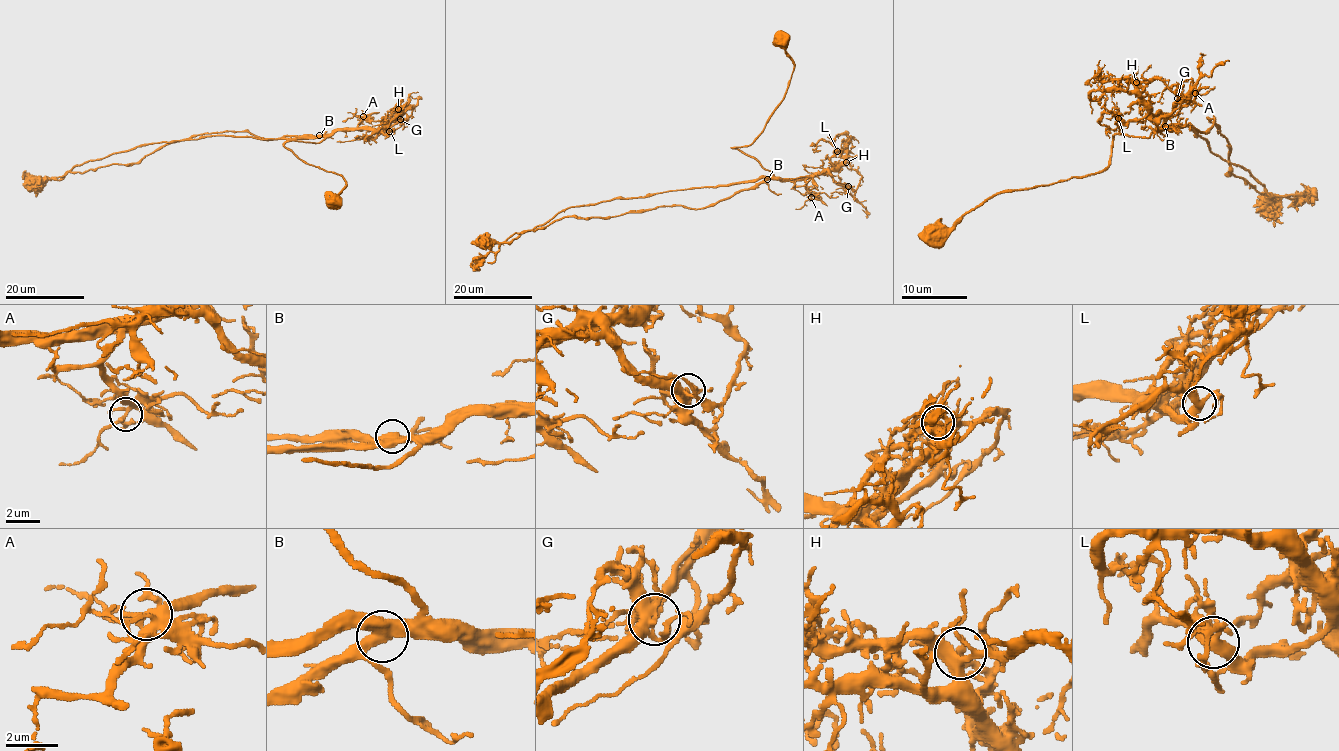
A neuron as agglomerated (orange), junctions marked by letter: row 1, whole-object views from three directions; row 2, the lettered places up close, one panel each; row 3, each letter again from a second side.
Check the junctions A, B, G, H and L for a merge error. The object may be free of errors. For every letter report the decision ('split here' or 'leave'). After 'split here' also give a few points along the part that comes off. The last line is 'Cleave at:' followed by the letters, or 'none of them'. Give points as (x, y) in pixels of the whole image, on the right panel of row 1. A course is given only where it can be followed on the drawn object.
A: leave
B: split here | (1164, 126), (1203, 133), (1213, 119), (1228, 141), (1228, 173), (1261, 193), (1298, 198), (1306, 190), (1300, 183)
G: leave
H: leave
L: leave
Cleave at: B

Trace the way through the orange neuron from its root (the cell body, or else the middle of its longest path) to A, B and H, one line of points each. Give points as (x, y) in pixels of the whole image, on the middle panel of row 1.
A: (783, 40), (794, 65), (785, 96), (750, 144), (732, 147), (775, 177), (808, 179), (811, 197)
B: (783, 40), (784, 51), (794, 65), (785, 96), (750, 144), (732, 147), (768, 170), (772, 176), (767, 179)
H: (783, 40), (794, 65), (785, 96), (750, 144), (732, 147), (785, 179), (825, 174), (846, 162)

